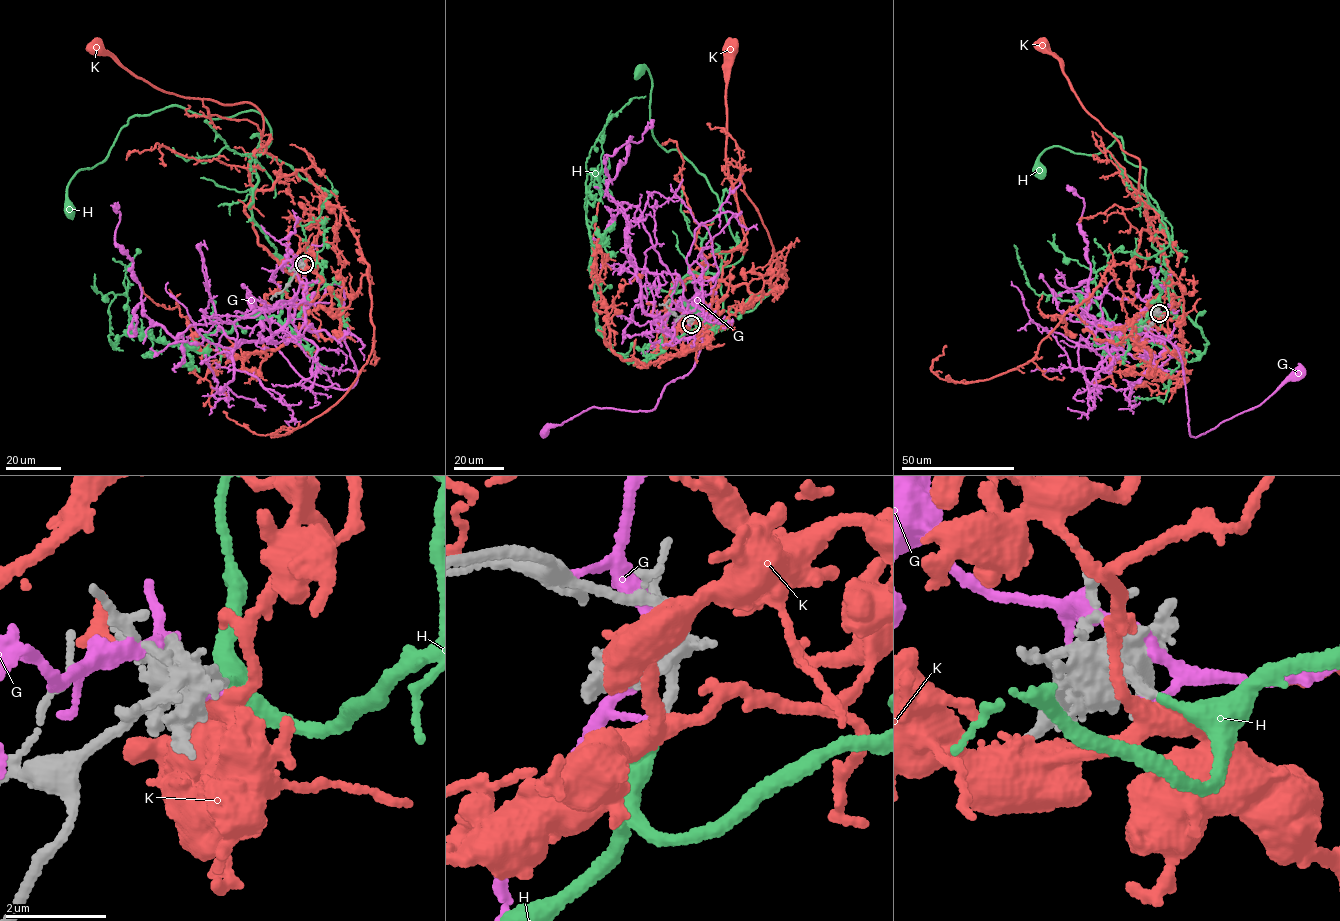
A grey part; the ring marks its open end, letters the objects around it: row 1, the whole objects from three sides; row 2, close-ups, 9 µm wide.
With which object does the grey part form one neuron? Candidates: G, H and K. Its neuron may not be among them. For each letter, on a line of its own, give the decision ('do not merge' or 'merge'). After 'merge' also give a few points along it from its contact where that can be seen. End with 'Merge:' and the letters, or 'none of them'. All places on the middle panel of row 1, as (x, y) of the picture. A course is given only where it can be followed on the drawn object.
G: do not merge
H: merge; course (691, 324), (662, 336), (674, 288), (743, 254), (706, 179), (654, 138), (652, 79), (645, 66), (639, 72)
K: do not merge
Merge: H

